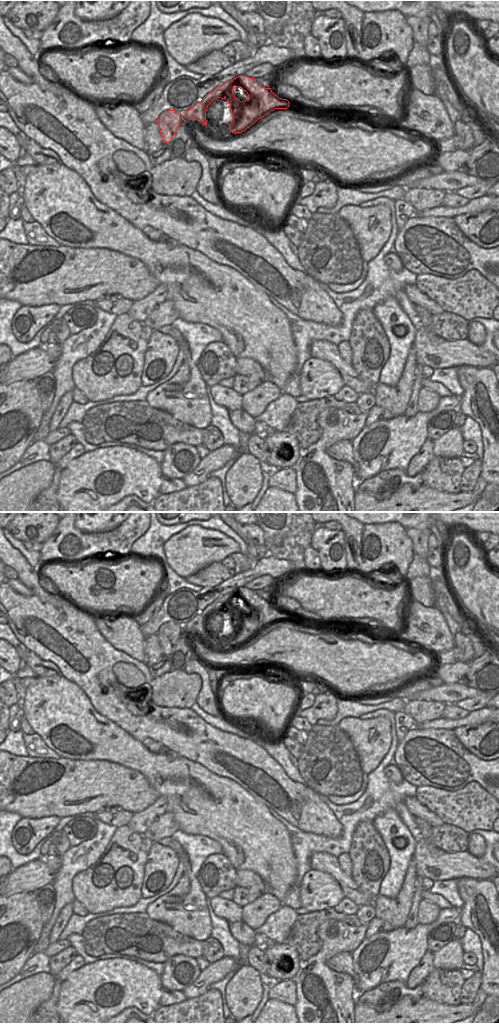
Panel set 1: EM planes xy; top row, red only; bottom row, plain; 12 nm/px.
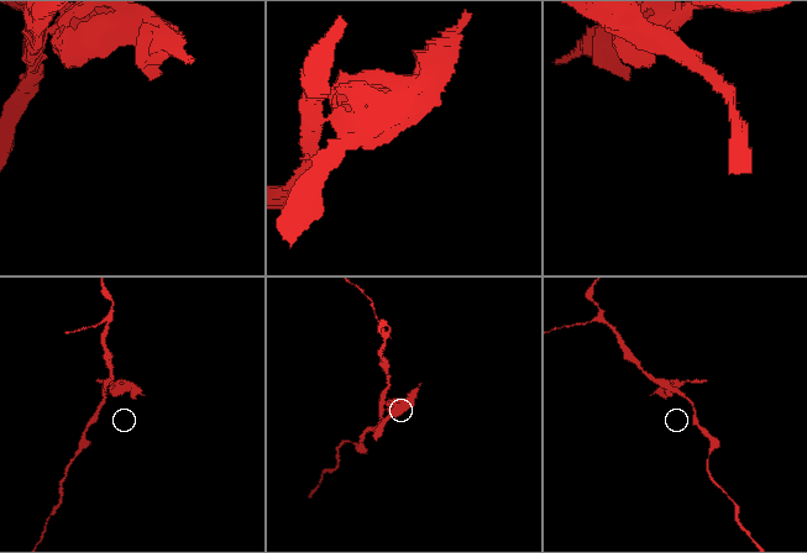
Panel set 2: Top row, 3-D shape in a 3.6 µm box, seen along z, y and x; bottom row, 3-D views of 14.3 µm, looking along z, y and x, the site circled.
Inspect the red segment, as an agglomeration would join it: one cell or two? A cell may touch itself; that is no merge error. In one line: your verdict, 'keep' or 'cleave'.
cleave

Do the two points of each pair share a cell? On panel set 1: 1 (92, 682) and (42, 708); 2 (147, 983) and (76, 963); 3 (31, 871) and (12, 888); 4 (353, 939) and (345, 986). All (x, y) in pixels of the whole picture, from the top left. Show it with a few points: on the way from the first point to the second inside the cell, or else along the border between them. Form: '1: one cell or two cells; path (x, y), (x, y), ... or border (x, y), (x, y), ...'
1: two cells; border (61, 674), (74, 682), (84, 692), (93, 708)
2: two cells; border (85, 964), (75, 969), (65, 980)
3: one cell; path (26, 876), (17, 883)
4: one cell; path (336, 944), (322, 958), (322, 972), (328, 978)

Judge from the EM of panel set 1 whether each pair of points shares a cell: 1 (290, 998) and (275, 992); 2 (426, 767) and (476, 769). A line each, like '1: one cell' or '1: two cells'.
1: one cell
2: one cell

